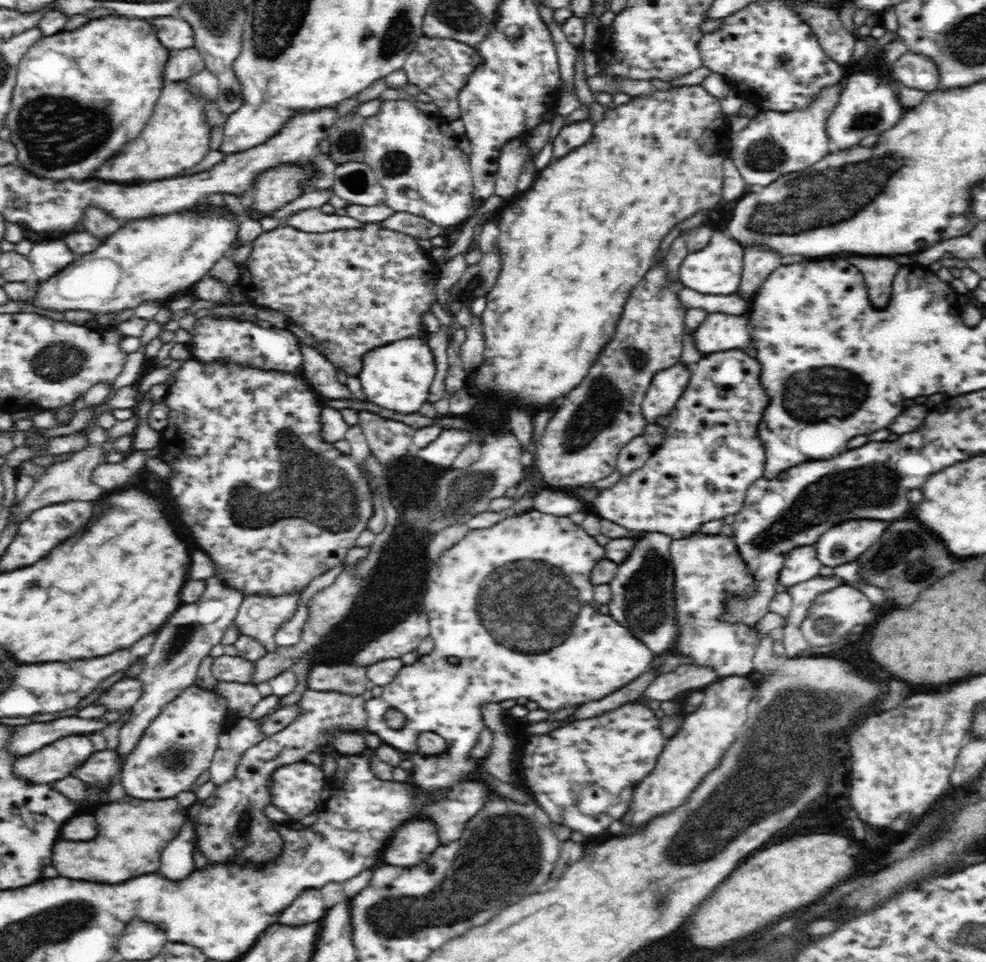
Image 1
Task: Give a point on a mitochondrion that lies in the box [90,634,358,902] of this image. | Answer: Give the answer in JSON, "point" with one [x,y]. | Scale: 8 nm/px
{"point":[176,757]}

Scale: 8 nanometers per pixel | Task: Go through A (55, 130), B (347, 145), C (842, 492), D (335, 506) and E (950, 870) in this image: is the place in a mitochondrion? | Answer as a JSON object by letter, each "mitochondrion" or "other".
{"A":"mitochondrion","B":"mitochondrion","C":"mitochondrion","D":"mitochondrion","E":"other"}

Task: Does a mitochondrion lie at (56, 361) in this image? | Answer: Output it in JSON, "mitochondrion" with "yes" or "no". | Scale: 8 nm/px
{"mitochondrion":"yes"}

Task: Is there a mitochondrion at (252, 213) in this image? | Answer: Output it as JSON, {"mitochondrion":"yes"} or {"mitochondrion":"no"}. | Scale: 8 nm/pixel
{"mitochondrion":"no"}

